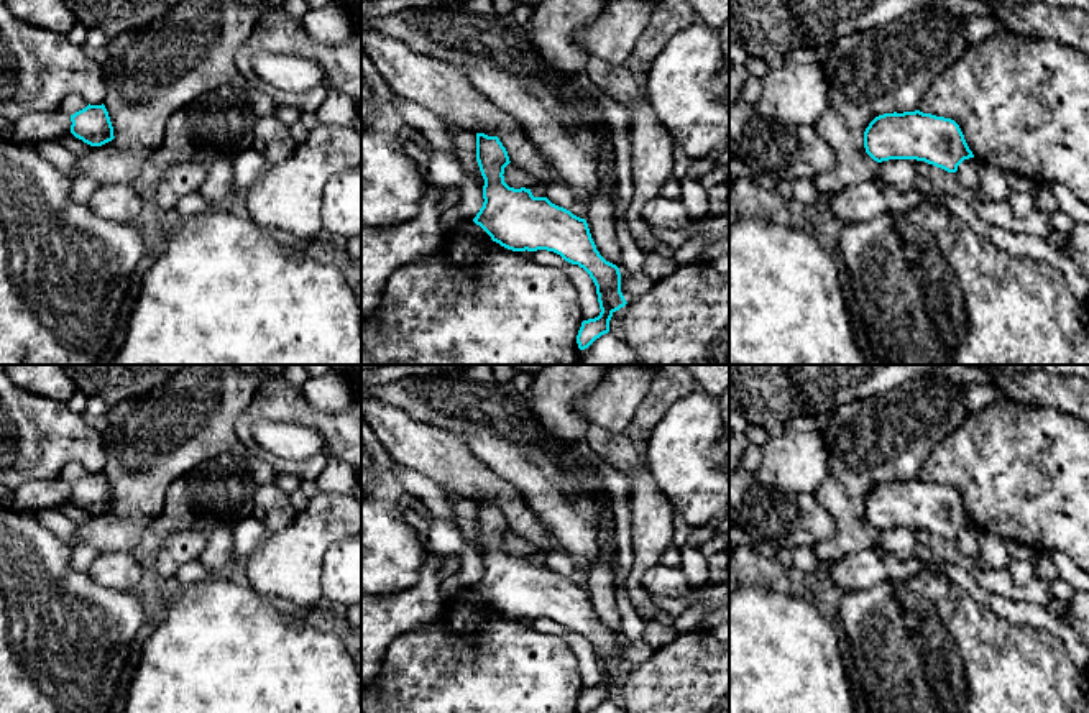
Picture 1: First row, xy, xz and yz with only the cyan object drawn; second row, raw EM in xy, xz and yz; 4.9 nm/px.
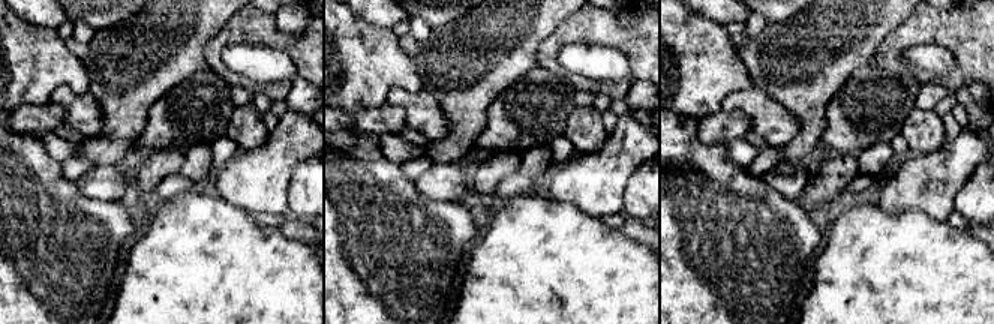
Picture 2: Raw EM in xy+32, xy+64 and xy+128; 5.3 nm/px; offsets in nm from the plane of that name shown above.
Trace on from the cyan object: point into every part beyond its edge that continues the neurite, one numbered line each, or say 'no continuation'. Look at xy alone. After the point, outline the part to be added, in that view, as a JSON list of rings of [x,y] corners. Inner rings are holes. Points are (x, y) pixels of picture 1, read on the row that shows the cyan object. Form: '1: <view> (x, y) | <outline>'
1: xy (74, 102) | [[[69,94],[62,102],[59,110],[66,115],[74,115],[76,112],[85,108],[89,104],[85,99],[79,94]]]

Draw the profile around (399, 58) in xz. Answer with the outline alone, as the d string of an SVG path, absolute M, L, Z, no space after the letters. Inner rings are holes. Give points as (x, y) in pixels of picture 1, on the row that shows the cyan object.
M363 28L361 51L397 97L414 100L442 120L488 136L516 126L460 69L445 61L417 54L396 38Z

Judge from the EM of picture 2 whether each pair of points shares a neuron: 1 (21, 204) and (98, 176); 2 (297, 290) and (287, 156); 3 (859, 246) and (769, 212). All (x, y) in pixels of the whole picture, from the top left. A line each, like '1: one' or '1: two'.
1: two
2: two
3: two

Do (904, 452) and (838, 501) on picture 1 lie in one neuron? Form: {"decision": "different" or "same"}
{"decision": "same"}

